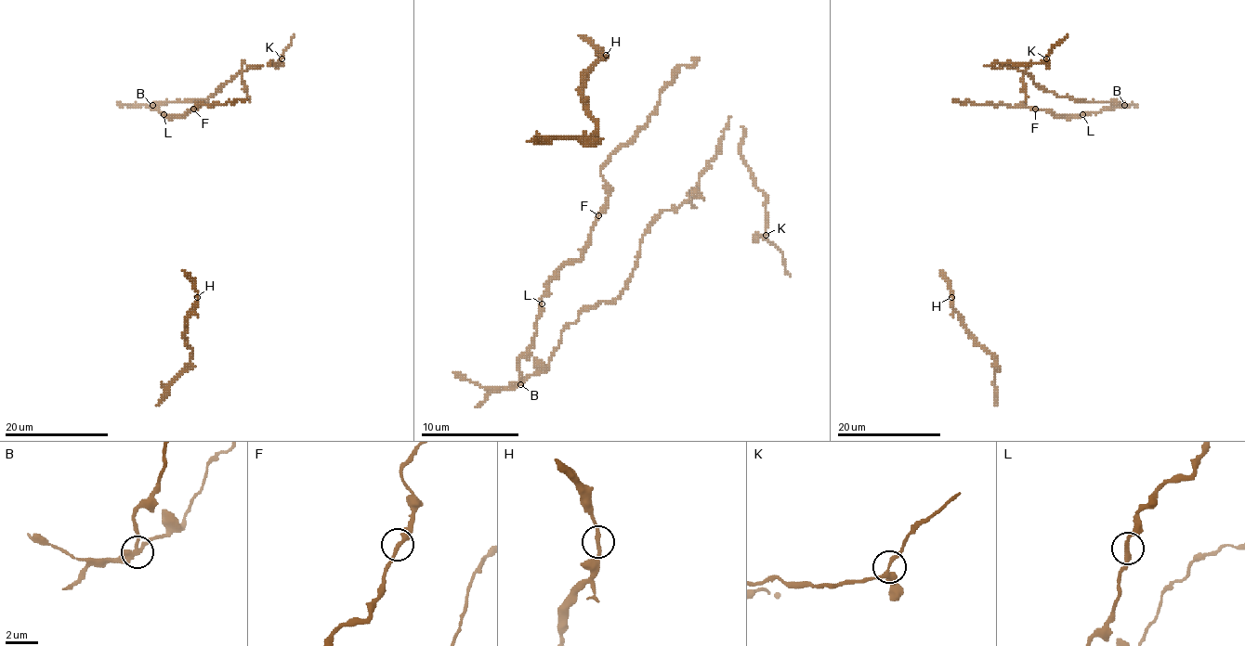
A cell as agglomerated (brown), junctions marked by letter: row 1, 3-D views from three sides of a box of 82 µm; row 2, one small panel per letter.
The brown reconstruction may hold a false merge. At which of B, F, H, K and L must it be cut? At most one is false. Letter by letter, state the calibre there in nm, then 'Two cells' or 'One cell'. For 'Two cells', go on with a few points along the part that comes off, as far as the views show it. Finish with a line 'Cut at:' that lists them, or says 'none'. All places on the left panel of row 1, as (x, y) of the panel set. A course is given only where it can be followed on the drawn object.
B: Thickness 260 nm. Two cells. Course of the part to remove: (151, 105), (167, 101), (206, 101), (246, 69), (263, 65)
F: Thickness 280 nm. One cell
H: Thickness 240 nm. One cell
K: Thickness 220 nm. One cell
L: Thickness 260 nm. One cell
Cut at: B

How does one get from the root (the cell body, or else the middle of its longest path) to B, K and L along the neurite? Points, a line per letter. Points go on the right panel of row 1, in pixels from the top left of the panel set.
B: (1027, 107), (1050, 110), (1058, 117), (1078, 117), (1125, 105)
K: (1027, 107), (1078, 117), (1121, 104), (1074, 101), (1041, 89), (1022, 71), (989, 65), (1037, 64), (1046, 58)
L: (1027, 107), (1050, 110), (1058, 117), (1082, 114)

